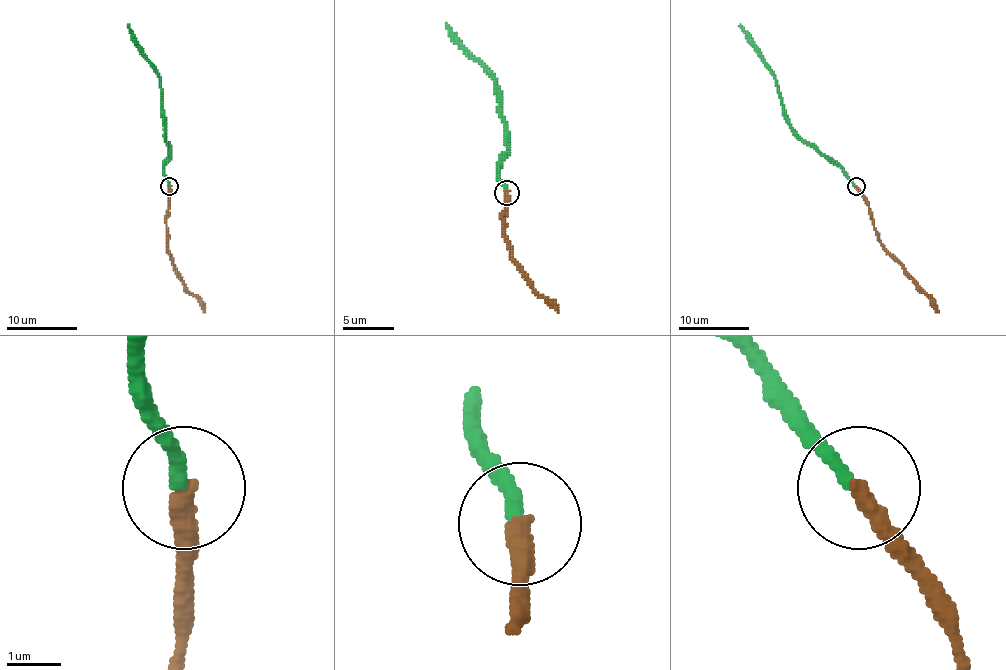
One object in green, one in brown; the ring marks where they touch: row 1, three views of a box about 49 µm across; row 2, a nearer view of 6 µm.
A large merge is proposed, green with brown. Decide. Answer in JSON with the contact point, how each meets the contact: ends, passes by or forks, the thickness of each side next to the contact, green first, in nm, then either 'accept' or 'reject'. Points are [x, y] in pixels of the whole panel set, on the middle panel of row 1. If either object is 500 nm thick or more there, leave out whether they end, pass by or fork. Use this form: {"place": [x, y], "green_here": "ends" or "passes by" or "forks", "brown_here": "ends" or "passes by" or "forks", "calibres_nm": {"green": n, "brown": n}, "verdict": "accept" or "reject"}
{"place": [506, 192], "green_here": "ends", "brown_here": "ends", "calibres_nm": {"green": 240, "brown": 380}, "verdict": "accept"}

